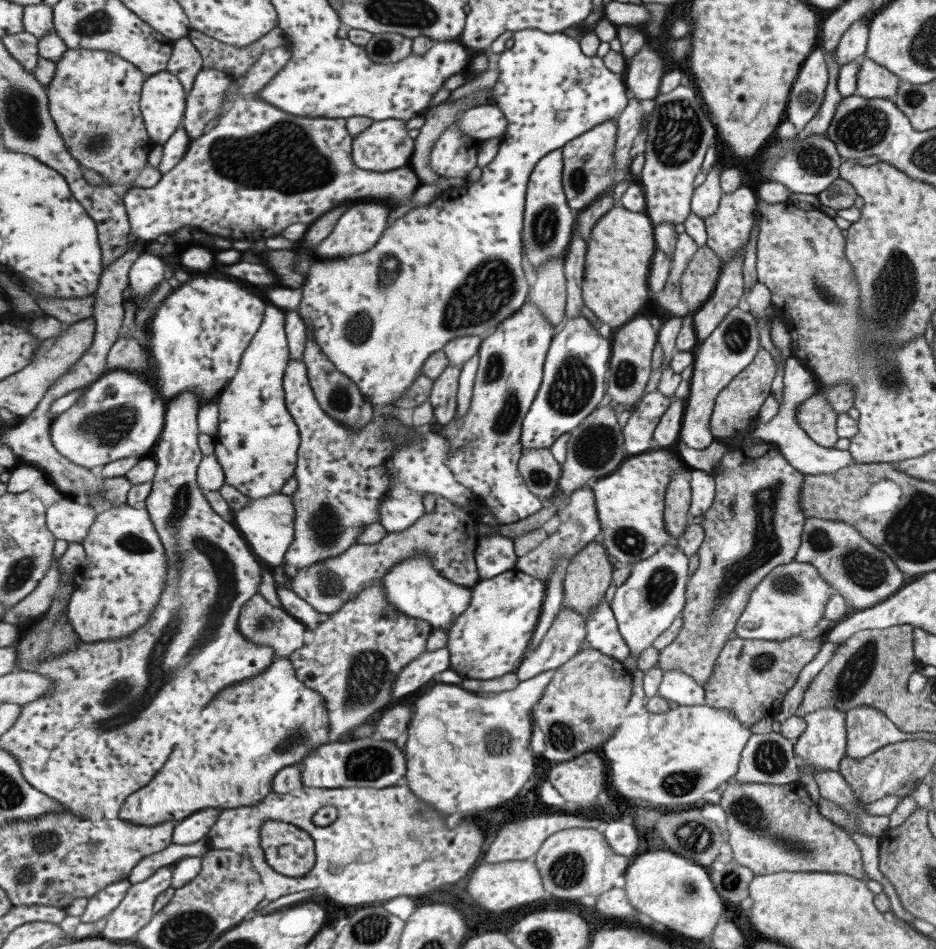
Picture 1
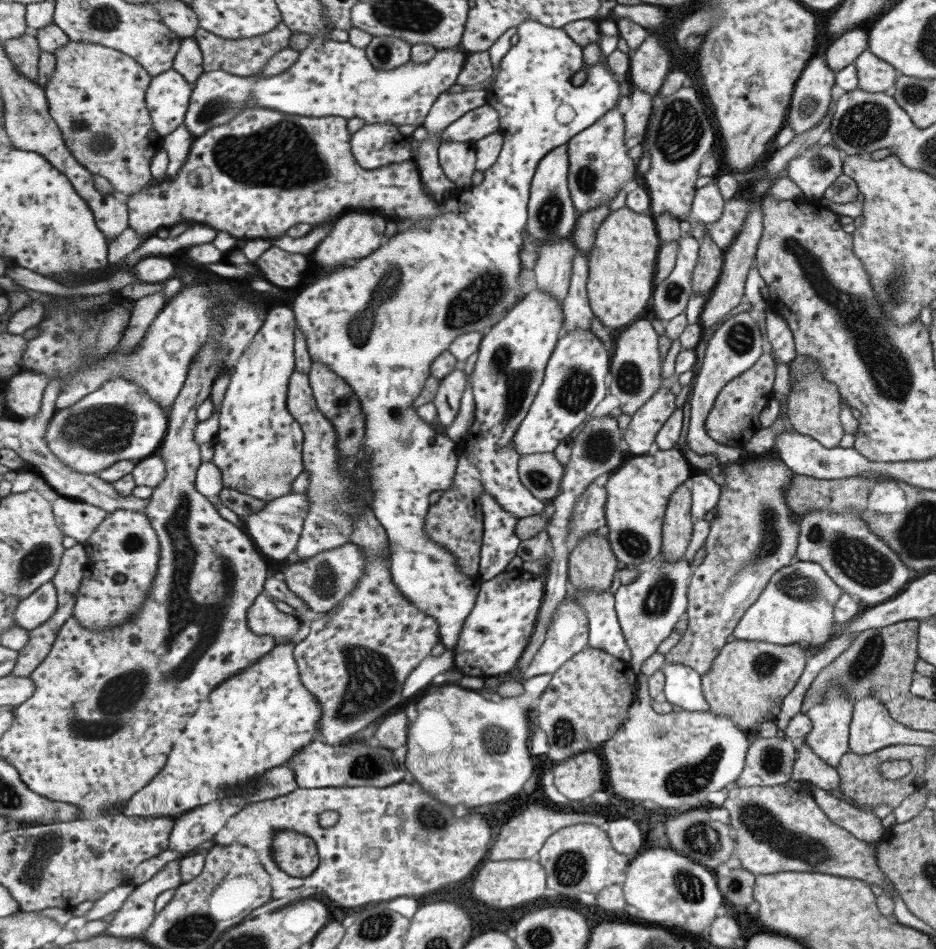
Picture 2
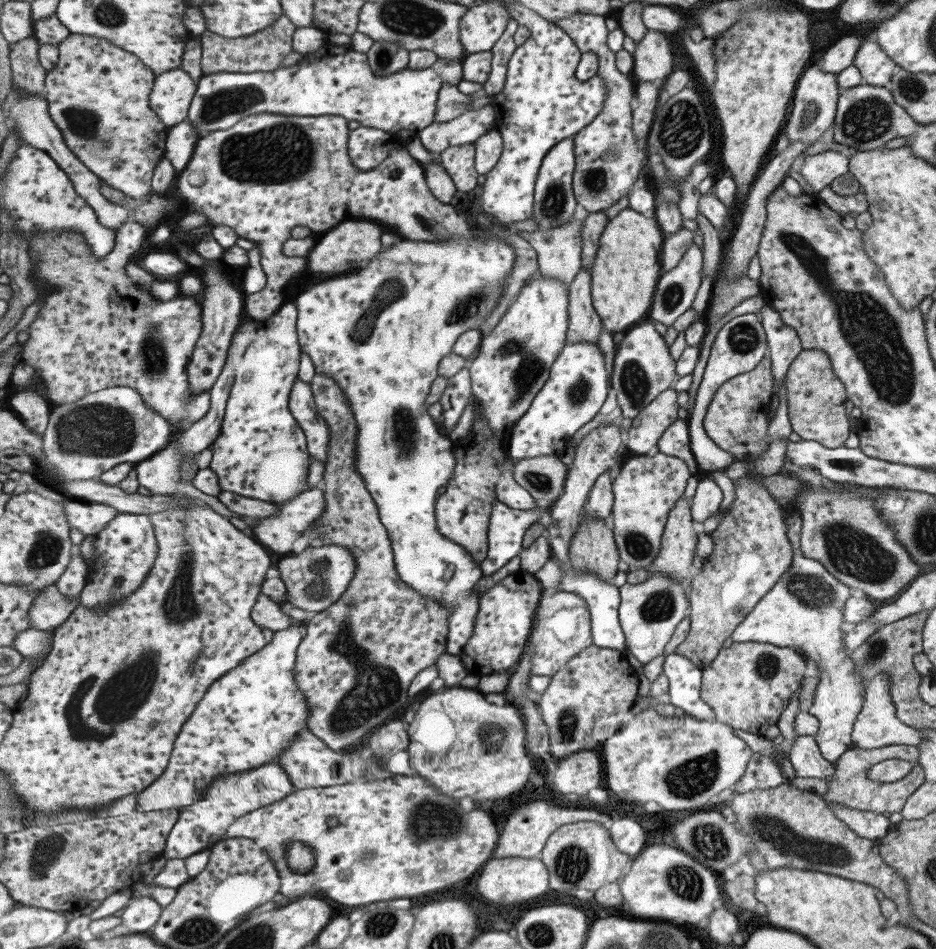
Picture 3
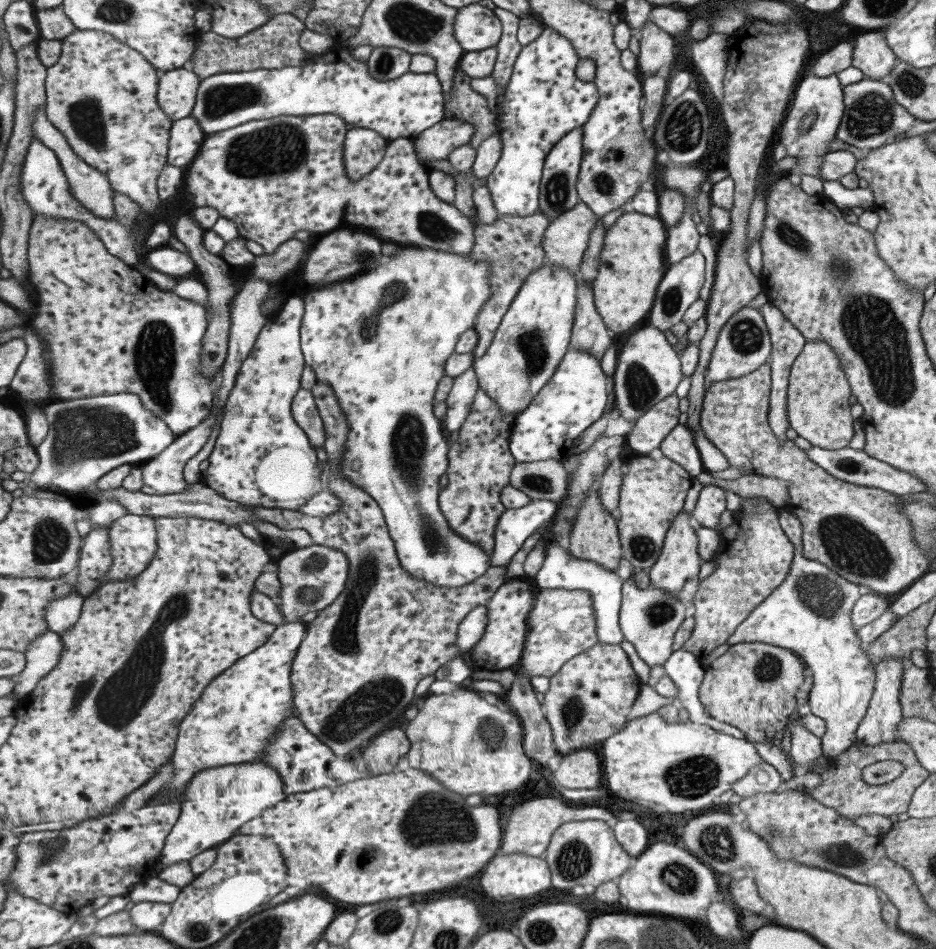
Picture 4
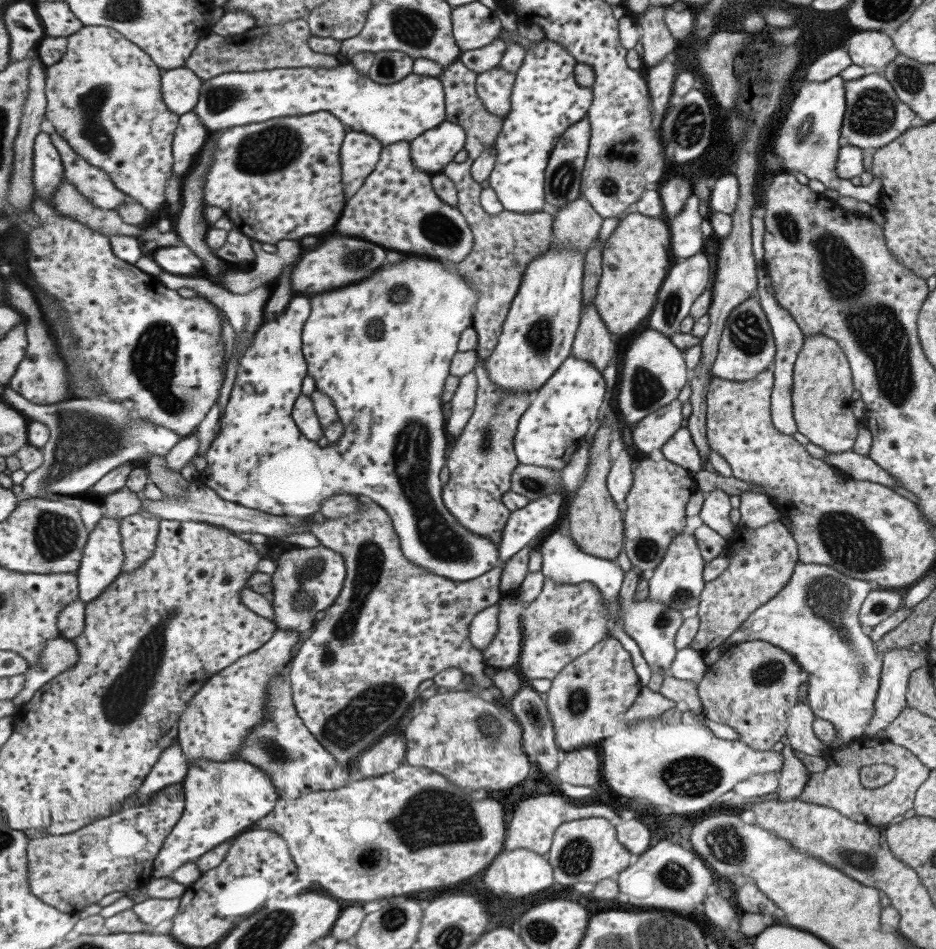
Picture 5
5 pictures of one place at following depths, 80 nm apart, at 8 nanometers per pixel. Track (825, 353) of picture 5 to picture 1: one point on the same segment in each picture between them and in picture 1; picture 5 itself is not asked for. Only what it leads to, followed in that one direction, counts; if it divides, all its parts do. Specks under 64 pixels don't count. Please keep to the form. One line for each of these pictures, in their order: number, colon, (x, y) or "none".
1: (816, 418)
2: (813, 405)
3: (815, 396)
4: (818, 395)

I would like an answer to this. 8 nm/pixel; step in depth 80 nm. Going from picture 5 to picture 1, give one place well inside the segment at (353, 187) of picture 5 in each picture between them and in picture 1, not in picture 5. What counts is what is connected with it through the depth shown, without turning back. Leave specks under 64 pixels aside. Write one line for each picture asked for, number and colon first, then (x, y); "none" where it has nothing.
1: (385, 145)
2: (374, 145)
3: (368, 147)
4: (364, 149)

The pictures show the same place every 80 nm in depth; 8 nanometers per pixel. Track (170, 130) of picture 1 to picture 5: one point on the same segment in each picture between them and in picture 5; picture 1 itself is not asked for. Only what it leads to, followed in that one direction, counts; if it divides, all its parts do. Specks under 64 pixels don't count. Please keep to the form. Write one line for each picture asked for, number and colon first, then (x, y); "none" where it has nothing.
2: (169, 97)
3: (174, 91)
4: (179, 88)
5: (182, 87)

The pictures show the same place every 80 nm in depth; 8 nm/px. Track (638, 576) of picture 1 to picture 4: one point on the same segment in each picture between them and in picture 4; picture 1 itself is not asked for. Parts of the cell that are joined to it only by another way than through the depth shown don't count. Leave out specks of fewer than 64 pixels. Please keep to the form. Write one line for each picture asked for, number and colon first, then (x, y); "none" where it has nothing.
2: (648, 608)
3: (649, 612)
4: (649, 618)

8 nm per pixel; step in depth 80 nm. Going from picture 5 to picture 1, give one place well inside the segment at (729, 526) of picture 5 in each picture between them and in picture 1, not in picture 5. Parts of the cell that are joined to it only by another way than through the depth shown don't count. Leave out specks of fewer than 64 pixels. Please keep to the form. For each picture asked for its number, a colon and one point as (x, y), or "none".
1: (703, 487)
2: (705, 494)
3: (707, 498)
4: (710, 502)

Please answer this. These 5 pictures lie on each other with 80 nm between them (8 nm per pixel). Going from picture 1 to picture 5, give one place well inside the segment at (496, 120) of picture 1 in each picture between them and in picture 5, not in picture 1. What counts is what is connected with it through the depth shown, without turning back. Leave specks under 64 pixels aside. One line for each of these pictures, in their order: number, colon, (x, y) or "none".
2: (481, 122)
3: (466, 129)
4: (437, 143)
5: (434, 150)

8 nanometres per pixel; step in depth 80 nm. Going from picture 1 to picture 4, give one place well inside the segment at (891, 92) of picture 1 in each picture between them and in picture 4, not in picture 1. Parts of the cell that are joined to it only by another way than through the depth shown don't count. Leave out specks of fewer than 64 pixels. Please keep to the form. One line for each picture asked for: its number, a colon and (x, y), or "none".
2: (873, 75)
3: (875, 68)
4: (870, 54)

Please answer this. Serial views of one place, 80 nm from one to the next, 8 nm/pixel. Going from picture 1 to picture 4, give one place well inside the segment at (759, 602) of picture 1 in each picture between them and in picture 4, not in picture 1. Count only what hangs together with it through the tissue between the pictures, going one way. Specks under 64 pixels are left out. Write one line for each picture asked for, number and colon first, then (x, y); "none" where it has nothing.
2: (796, 606)
3: (803, 610)
4: (808, 613)

